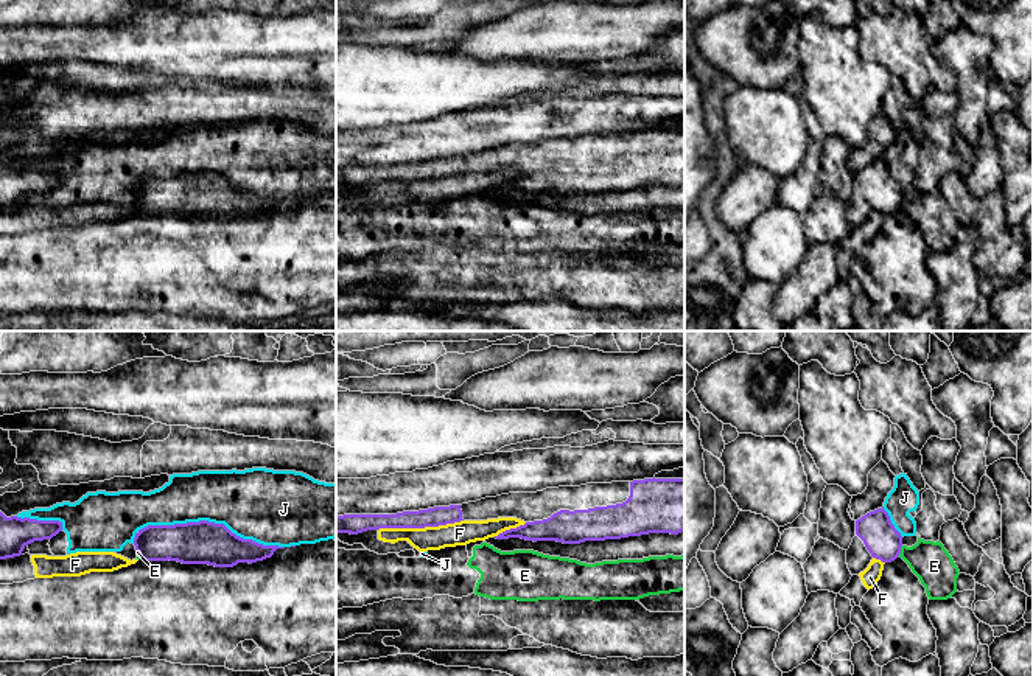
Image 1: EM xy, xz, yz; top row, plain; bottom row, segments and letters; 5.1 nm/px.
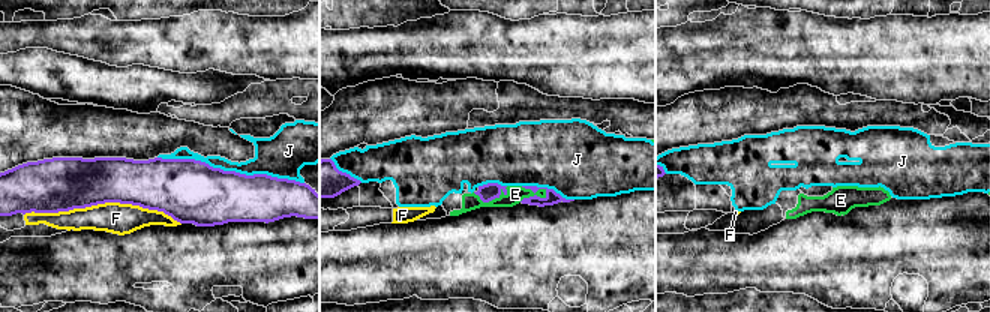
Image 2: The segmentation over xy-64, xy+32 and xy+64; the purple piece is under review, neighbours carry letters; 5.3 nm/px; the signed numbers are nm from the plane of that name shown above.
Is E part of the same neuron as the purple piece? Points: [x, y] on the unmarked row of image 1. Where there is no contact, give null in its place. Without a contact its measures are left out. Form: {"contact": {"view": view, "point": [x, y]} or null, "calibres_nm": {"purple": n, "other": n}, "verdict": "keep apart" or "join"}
{"contact": {"view": "yz", "point": [899, 204]}, "calibres_nm": {"purple": 180, "other": 200}, "verdict": "keep apart"}

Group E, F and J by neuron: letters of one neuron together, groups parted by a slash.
E J / F

